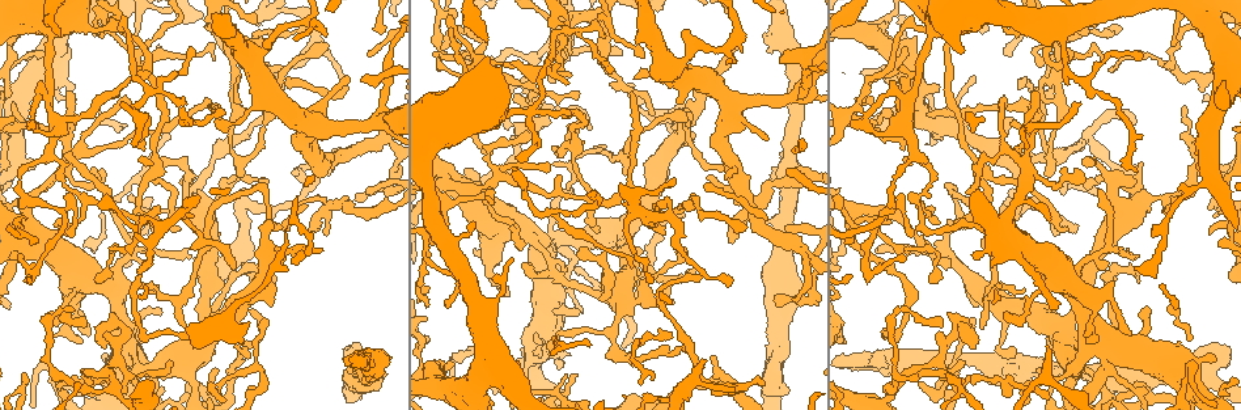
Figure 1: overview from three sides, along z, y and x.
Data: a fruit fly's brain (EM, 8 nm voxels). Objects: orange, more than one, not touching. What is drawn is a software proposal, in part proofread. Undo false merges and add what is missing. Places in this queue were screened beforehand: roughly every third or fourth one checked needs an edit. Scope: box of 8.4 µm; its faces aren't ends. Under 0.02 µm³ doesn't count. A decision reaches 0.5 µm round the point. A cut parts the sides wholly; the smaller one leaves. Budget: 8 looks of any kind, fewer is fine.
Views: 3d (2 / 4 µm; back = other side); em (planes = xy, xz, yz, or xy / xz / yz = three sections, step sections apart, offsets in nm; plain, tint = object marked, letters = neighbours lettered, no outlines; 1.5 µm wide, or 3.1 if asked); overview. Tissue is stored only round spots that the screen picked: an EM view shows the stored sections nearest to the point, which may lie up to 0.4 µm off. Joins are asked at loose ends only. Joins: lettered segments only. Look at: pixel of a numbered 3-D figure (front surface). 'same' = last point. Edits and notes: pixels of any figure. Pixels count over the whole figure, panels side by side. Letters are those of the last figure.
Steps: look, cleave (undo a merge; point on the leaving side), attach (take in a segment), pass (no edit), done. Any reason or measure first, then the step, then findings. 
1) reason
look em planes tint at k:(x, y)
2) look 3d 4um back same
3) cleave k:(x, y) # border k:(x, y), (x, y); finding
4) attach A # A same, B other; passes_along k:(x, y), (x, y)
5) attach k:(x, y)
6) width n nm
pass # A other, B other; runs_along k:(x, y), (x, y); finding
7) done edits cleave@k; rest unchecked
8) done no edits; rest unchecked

an open end
look 3d 2um at 1:(324, 44)

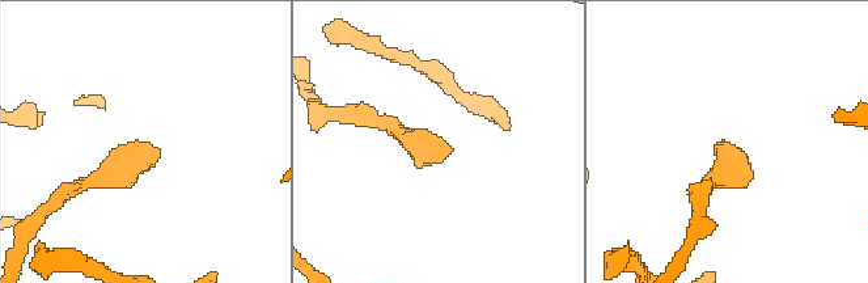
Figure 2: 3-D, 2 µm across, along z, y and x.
look em xz step 4 tint at 2:(449, 154)

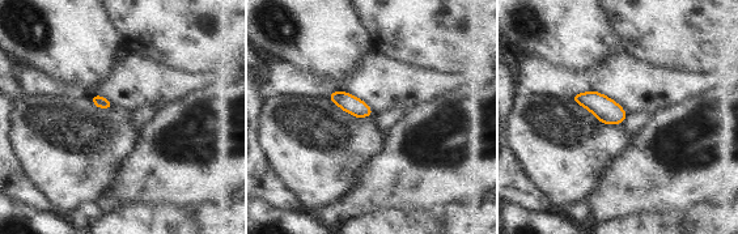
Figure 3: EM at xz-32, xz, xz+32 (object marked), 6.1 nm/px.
cut it another way
look em planes letters same

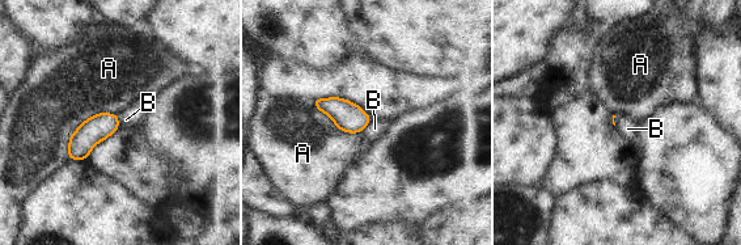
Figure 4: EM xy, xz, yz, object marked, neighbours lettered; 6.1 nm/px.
pass # A other, B other; border 4:(372, 119), (360, 131); none of them fits

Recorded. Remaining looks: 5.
end of a long branch
look em planes letters at 1:(1186, 106)

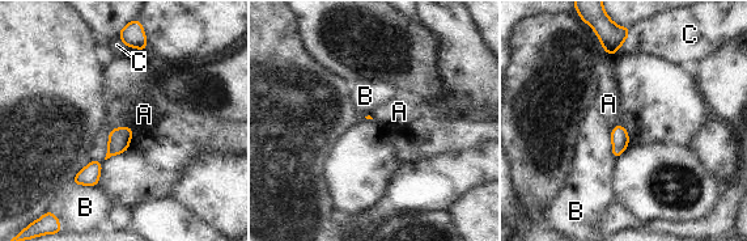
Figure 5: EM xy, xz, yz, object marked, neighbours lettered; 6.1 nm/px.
pass # A other, B other, C other; border 5:(619, 123), (612, 129); none of them fits

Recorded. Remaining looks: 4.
a fork
look em xz step 8 tint at 1:(1205, 374)

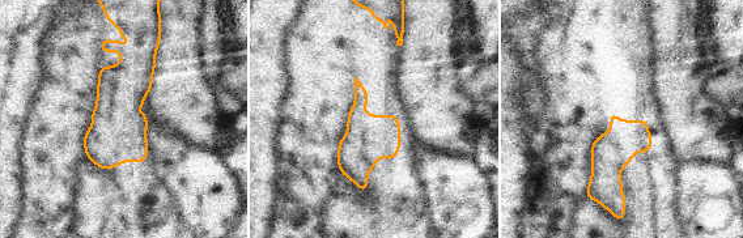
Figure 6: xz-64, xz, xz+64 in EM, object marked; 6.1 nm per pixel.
cut it another way
look em planes letters same

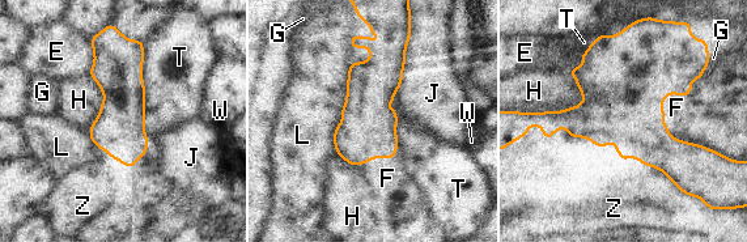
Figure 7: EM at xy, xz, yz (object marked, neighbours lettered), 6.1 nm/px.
pass # E other, F other, G other, H other, J other, L other, T other, W other, Z other; border 7:(576, 79), (576, 106), (534, 113); all the same neuron

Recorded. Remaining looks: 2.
done no edits; rest unchecked

